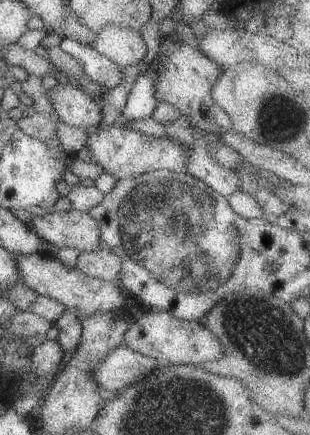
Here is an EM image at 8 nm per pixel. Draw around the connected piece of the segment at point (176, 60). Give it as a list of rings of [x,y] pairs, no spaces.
[[[167,37],[159,44],[159,51],[150,61],[149,68],[155,65],[158,67],[156,68],[155,84],[153,84],[153,88],[155,88],[153,96],[158,103],[171,104],[175,110],[179,110],[183,117],[187,116],[187,121],[191,125],[205,130],[207,133],[219,136],[231,129],[229,117],[210,95],[211,87],[222,73],[216,62],[205,56],[198,48],[193,48],[181,41],[173,42],[171,38]]]

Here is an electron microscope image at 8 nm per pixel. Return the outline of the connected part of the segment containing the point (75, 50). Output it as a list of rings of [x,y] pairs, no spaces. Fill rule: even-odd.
[[[63,37],[58,45],[65,54],[69,54],[77,64],[81,66],[83,74],[95,82],[97,86],[103,86],[105,90],[111,90],[119,86],[122,80],[121,68],[111,62],[106,56],[97,54],[91,46],[83,46],[76,40]]]

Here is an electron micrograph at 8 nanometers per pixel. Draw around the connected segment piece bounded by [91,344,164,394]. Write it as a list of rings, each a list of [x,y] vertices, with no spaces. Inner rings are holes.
[[[122,344],[91,368],[91,378],[104,394],[123,390],[129,384],[137,384],[139,378],[155,372],[163,365],[161,361],[143,356]]]

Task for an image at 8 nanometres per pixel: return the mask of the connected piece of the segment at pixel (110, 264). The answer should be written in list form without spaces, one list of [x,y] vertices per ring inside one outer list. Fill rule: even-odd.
[[[101,243],[99,250],[80,251],[76,267],[91,278],[115,282],[121,268],[119,256]]]

